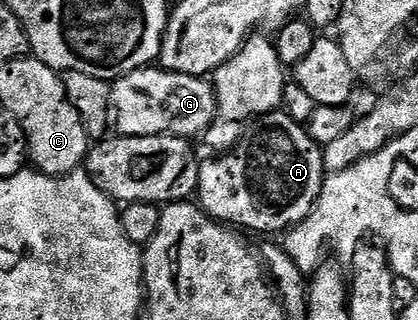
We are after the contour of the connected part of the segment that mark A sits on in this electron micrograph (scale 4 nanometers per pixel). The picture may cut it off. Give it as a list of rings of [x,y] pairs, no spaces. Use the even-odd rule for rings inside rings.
[[[285,112],[264,114],[244,133],[233,152],[223,152],[211,157],[215,158],[204,157],[199,163],[198,205],[212,218],[244,231],[260,230],[267,234],[263,236],[275,236],[271,234],[278,230],[290,230],[298,222],[303,222],[305,216],[309,216],[323,190],[323,151],[311,139],[308,127],[304,123],[294,122]]]

